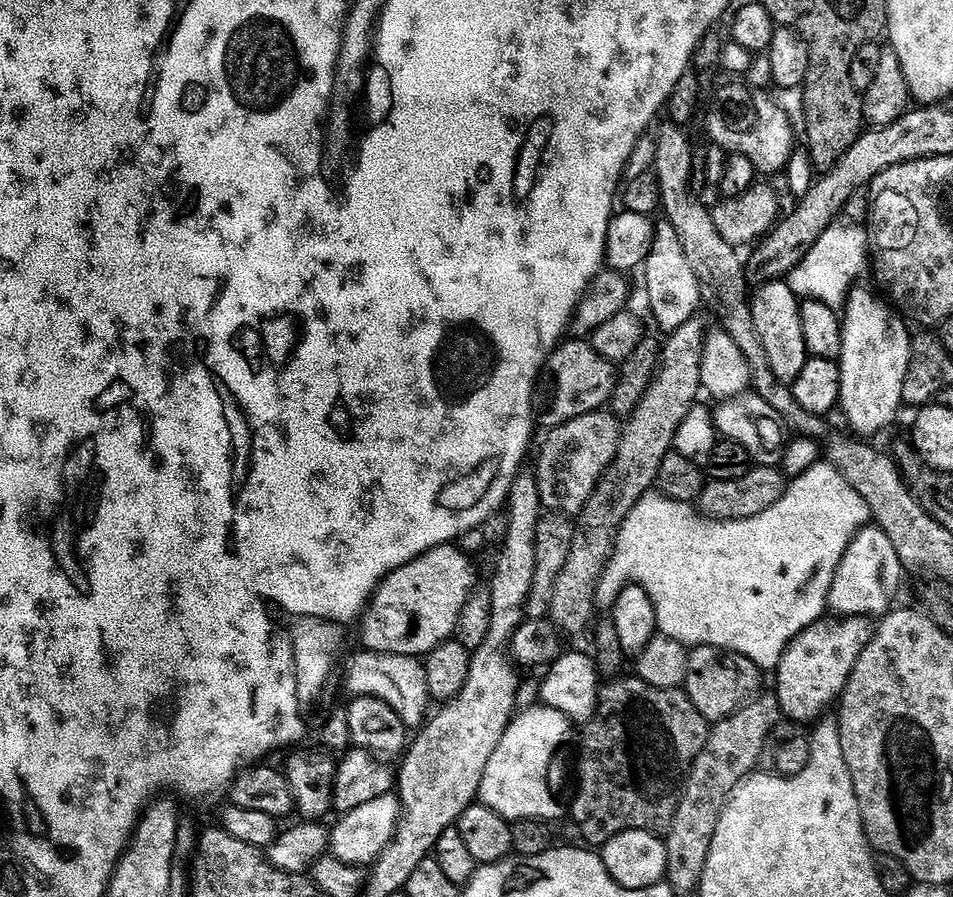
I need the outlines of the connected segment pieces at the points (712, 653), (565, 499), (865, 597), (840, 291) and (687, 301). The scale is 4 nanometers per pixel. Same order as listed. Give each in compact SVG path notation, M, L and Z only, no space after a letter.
M694 648L687 653L682 690L688 701L709 722L724 720L753 699L760 688L762 670L752 660L725 652L723 648Z
M597 410L574 418L547 433L548 441L540 452L540 465L534 469L540 485L540 503L549 513L565 512L575 517L592 496L592 491L612 465L620 445L622 428L617 417L604 410Z
M865 526L848 544L848 553L842 558L828 591L827 607L837 617L880 618L893 607L892 592L900 588L900 579L906 574L905 564L891 546L886 534L877 526Z
M844 226L827 227L807 249L804 260L807 260L810 267L816 272L824 271L824 279L808 281L808 270L800 267L796 277L789 279L792 292L797 297L816 300L827 307L835 310L843 309L847 303L847 296L864 268L866 270L870 256L870 245L868 243L867 231L863 228L846 228Z
M667 220L660 222L655 225L651 251L645 260L642 273L644 272L648 308L664 334L671 334L695 317L692 316L696 312L694 300L701 298L704 288L686 263L684 250L682 250L675 228Z

